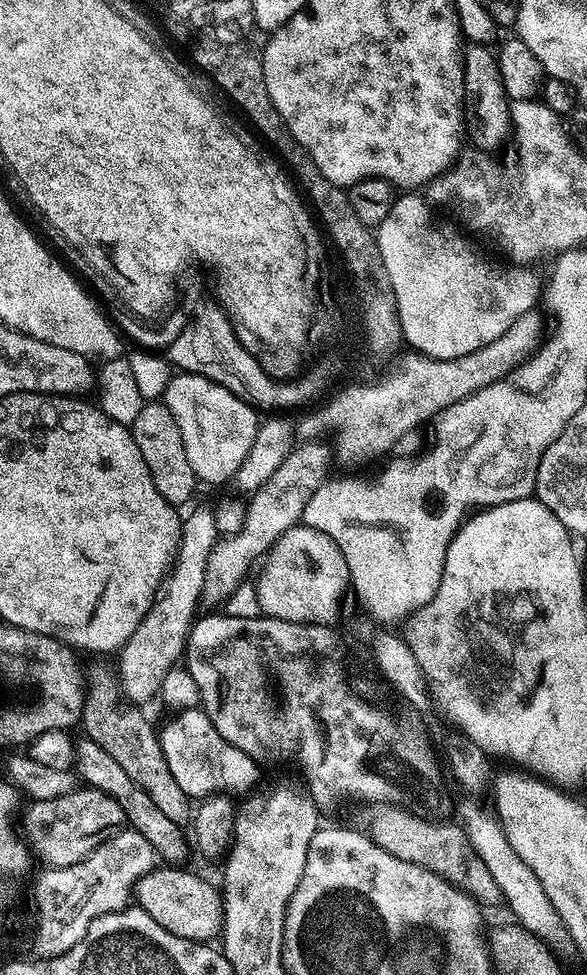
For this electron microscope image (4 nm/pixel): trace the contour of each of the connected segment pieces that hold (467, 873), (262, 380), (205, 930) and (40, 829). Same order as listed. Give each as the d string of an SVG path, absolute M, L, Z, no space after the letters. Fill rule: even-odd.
M395 806L383 807L379 812L381 814L375 818L370 835L380 848L404 862L412 862L438 875L483 907L501 903L503 896L498 890L498 884L494 882L489 868L474 850L467 831L461 825L458 827L453 822L430 821Z
M210 296L200 298L193 315L177 338L171 341L169 361L183 372L202 376L215 384L226 387L236 397L253 407L264 410L288 410L321 401L332 390L328 386L312 386L312 372L299 373L285 381L268 376L253 356L242 347L231 324L219 303Z
M157 866L144 875L138 885L138 907L158 926L178 934L178 938L207 942L221 935L224 927L224 901L221 900L221 889L195 876L192 872L179 872L176 866Z
M89 786L77 787L76 791L70 794L62 794L58 798L32 800L29 805L28 813L24 816L23 839L34 853L37 861L45 860L45 865L54 868L74 866L74 862L85 860L99 844L106 842L110 837L116 835L126 824L122 807L120 807L118 802L110 794L104 793L103 790Z

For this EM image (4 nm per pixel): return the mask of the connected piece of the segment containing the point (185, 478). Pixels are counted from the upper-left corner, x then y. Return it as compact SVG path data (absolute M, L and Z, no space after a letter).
M144 402L130 425L133 442L142 454L142 462L146 462L146 470L150 470L150 478L154 478L154 486L164 491L164 501L173 506L180 503L198 484L190 462L186 462L186 446L182 446L182 434L178 434L178 422L174 422L174 414L162 402Z

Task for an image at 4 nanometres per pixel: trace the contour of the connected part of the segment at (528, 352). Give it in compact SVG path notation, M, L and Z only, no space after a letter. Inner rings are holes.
M537 307L521 312L486 346L454 360L431 359L415 350L407 351L394 370L381 377L374 386L337 391L328 404L323 403L322 408L296 423L293 432L295 439L314 442L323 439L326 434L343 438L342 460L346 464L358 464L386 451L389 453L413 425L438 406L448 406L448 402L460 398L468 390L480 390L524 363L539 347L544 336L539 312Z

